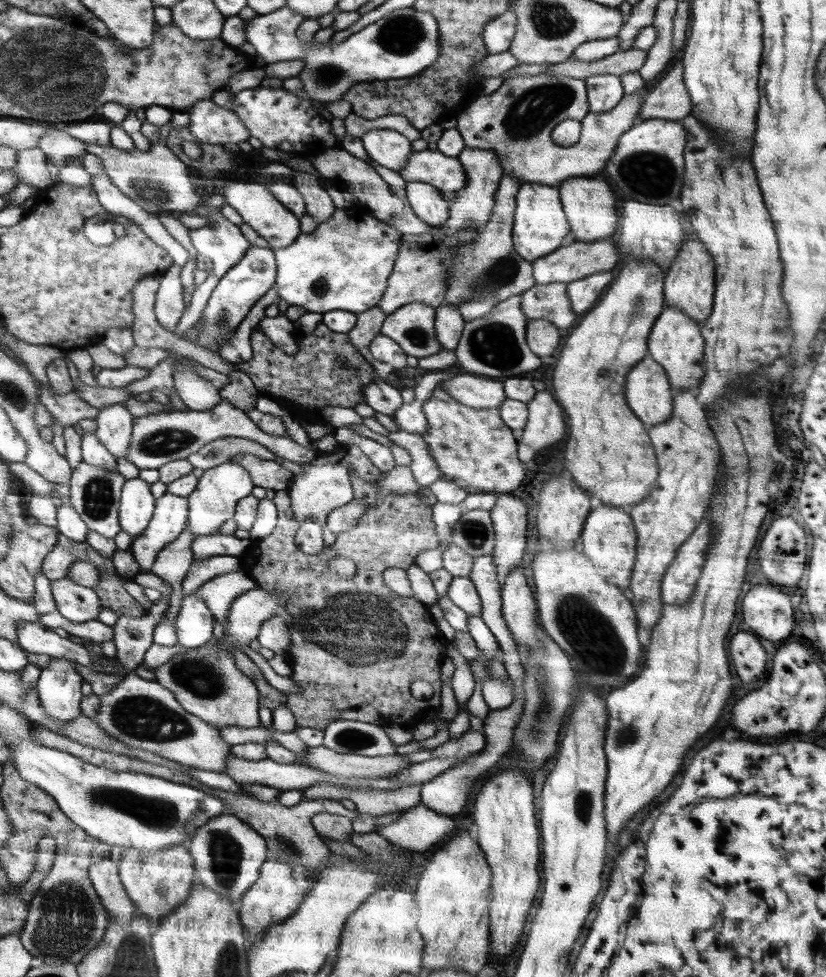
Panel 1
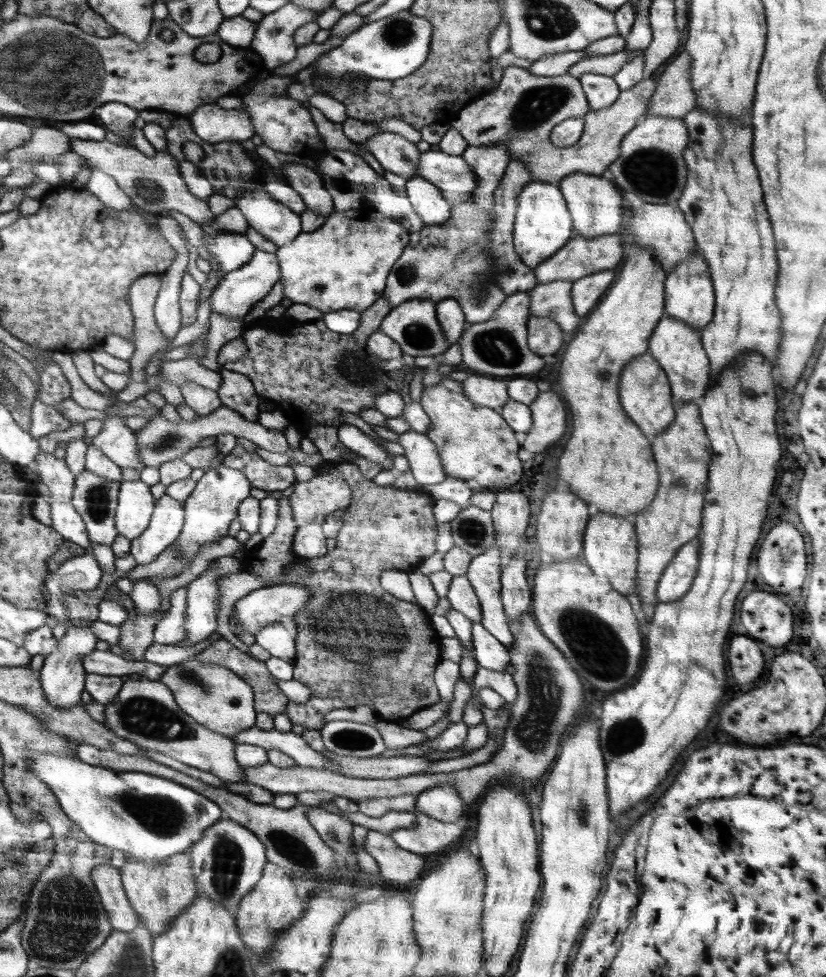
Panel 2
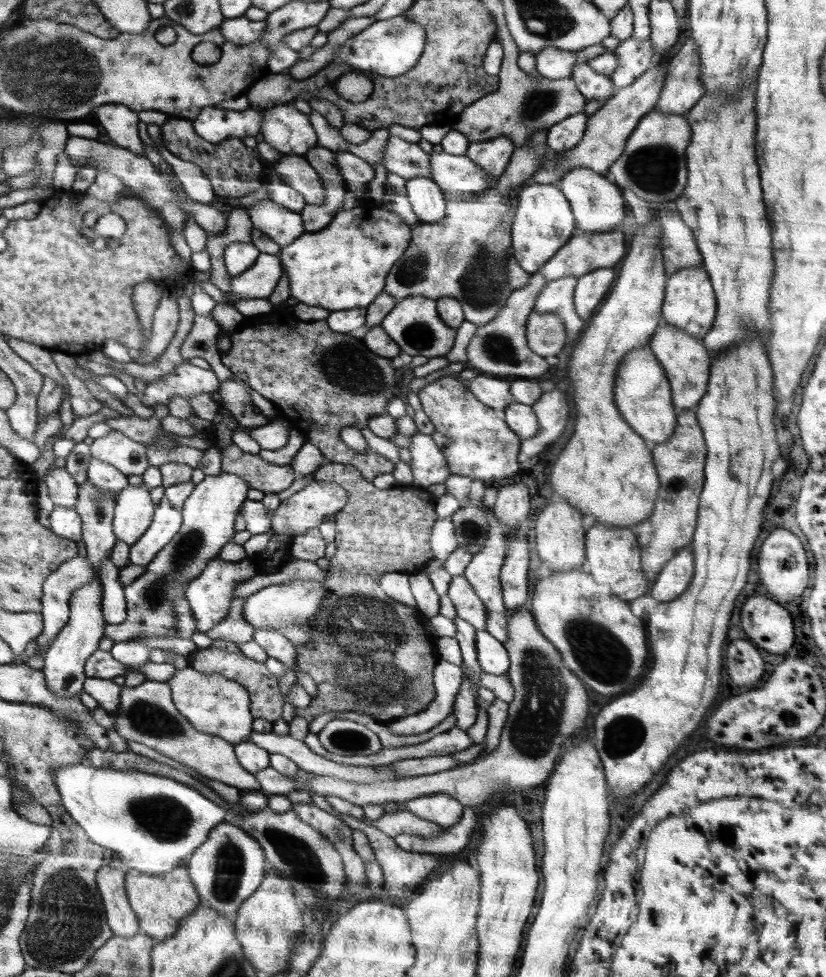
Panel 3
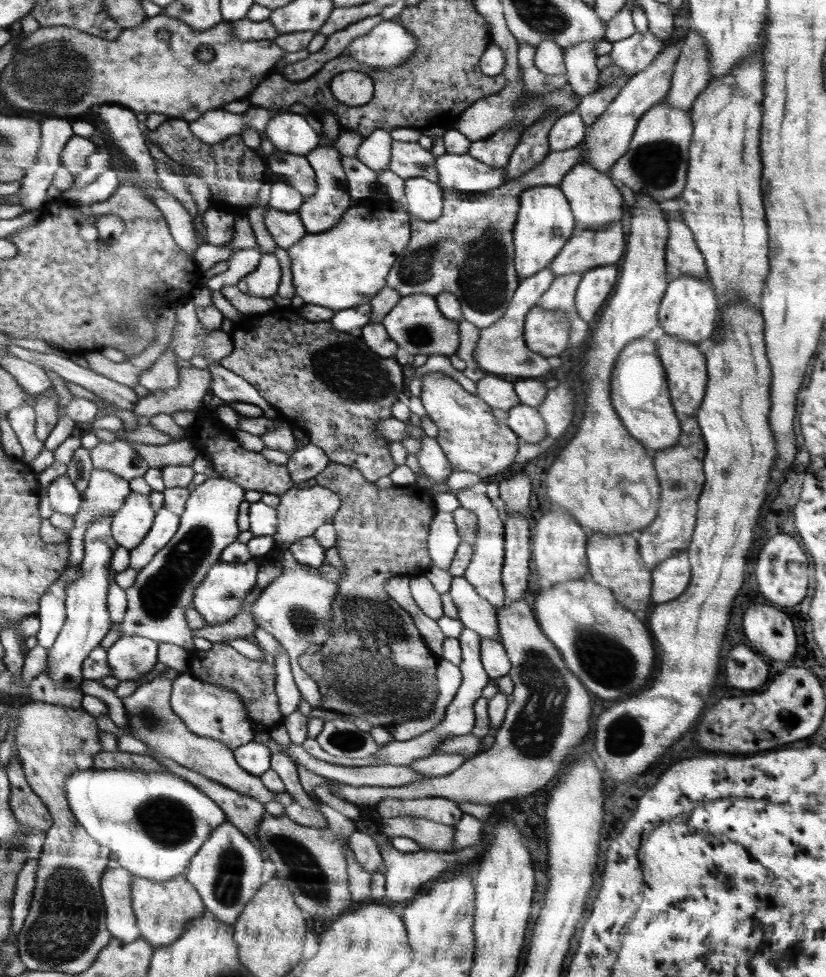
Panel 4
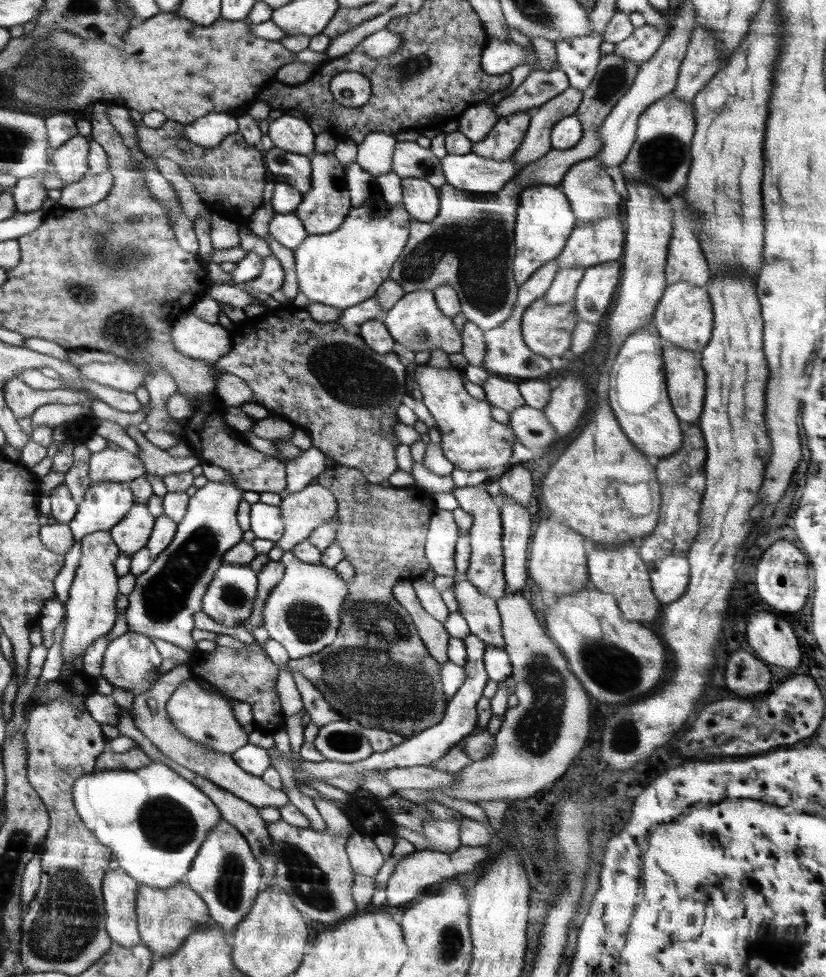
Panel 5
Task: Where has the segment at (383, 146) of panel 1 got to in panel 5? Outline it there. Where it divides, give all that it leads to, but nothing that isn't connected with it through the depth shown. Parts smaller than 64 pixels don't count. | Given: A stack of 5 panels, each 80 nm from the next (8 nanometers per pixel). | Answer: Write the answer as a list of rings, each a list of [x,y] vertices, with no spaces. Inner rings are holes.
[[[416,141],[396,143],[392,168],[392,172],[402,179],[410,177],[424,179],[436,189],[446,185],[441,159],[437,158],[430,148],[423,148]]]

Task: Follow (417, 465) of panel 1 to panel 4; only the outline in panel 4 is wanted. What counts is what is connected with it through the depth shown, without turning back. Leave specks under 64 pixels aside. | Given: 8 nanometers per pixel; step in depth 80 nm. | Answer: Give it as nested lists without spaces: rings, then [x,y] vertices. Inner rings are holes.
[[[429,436],[420,438],[420,448],[416,454],[417,463],[421,468],[421,475],[436,483],[444,482],[453,471],[450,461],[435,438]]]

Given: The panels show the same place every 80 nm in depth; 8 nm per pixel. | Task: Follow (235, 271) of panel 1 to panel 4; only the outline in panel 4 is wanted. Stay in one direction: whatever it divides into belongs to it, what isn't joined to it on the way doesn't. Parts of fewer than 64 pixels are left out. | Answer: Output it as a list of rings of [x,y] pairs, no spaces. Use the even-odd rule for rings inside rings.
[[[272,252],[263,254],[254,272],[241,278],[235,285],[243,293],[268,298],[277,294],[280,281],[281,264]]]

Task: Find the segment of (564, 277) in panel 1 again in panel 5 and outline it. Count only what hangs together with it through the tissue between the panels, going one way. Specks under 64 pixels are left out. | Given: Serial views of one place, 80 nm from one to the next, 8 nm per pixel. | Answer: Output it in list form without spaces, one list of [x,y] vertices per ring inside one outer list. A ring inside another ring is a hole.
[[[605,216],[585,224],[578,222],[556,258],[559,269],[588,268],[621,258],[625,247],[624,226],[618,216]]]

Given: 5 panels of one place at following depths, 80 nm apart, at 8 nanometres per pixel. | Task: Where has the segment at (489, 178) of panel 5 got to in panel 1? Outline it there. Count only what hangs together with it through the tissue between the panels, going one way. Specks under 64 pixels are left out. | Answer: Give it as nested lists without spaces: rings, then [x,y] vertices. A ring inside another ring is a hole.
[[[438,149],[414,151],[406,166],[398,172],[407,184],[423,182],[438,189],[451,202],[466,185],[466,173],[457,157],[446,156]]]

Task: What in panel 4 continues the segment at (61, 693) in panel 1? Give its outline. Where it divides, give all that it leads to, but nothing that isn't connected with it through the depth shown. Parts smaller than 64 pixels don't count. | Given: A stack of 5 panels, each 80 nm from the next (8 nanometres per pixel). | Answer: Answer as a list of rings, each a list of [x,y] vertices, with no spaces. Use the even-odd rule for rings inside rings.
[[[103,514],[101,518],[93,520],[86,529],[83,537],[83,560],[80,566],[80,578],[70,583],[66,588],[66,620],[58,633],[52,648],[47,654],[48,665],[46,674],[55,684],[62,688],[78,689],[83,682],[83,674],[90,651],[100,644],[105,635],[110,632],[110,614],[108,595],[110,582],[110,560],[116,546],[112,534],[112,516]]]

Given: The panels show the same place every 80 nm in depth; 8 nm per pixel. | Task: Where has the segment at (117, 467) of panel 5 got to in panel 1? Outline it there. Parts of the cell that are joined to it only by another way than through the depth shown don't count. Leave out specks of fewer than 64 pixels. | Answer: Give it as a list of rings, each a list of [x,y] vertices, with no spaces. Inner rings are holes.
[[[125,403],[99,409],[95,435],[115,458],[125,458],[130,451],[135,418],[126,410]]]

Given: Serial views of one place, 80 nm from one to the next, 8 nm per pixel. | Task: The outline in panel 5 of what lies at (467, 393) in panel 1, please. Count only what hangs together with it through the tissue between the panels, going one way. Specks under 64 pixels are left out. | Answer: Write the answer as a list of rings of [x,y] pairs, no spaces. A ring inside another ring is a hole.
[[[490,374],[482,384],[487,401],[511,413],[513,410],[525,405],[524,397],[520,394],[518,385],[506,378]]]

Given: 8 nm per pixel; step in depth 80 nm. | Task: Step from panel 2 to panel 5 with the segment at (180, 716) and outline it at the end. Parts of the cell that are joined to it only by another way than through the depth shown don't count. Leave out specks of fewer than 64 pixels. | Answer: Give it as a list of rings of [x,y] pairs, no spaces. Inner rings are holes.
[[[182,665],[175,667],[172,671],[166,672],[159,676],[153,688],[137,694],[134,697],[132,706],[133,721],[136,728],[151,740],[152,744],[162,754],[166,755],[170,760],[176,762],[180,766],[199,774],[202,778],[209,780],[234,794],[238,798],[253,804],[254,807],[282,807],[289,802],[287,794],[282,789],[270,788],[262,779],[261,776],[254,776],[242,770],[237,762],[234,762],[232,755],[216,752],[213,748],[205,746],[191,740],[185,734],[182,734],[169,719],[168,702],[173,696],[173,692],[181,686],[184,681],[193,678],[188,666]]]

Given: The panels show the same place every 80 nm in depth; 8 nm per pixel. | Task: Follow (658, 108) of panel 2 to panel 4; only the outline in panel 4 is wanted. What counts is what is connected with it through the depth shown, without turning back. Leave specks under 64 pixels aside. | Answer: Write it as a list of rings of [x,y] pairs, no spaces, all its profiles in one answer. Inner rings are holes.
[[[693,29],[683,39],[674,65],[670,89],[664,101],[678,110],[690,111],[697,96],[711,82],[705,40]]]

